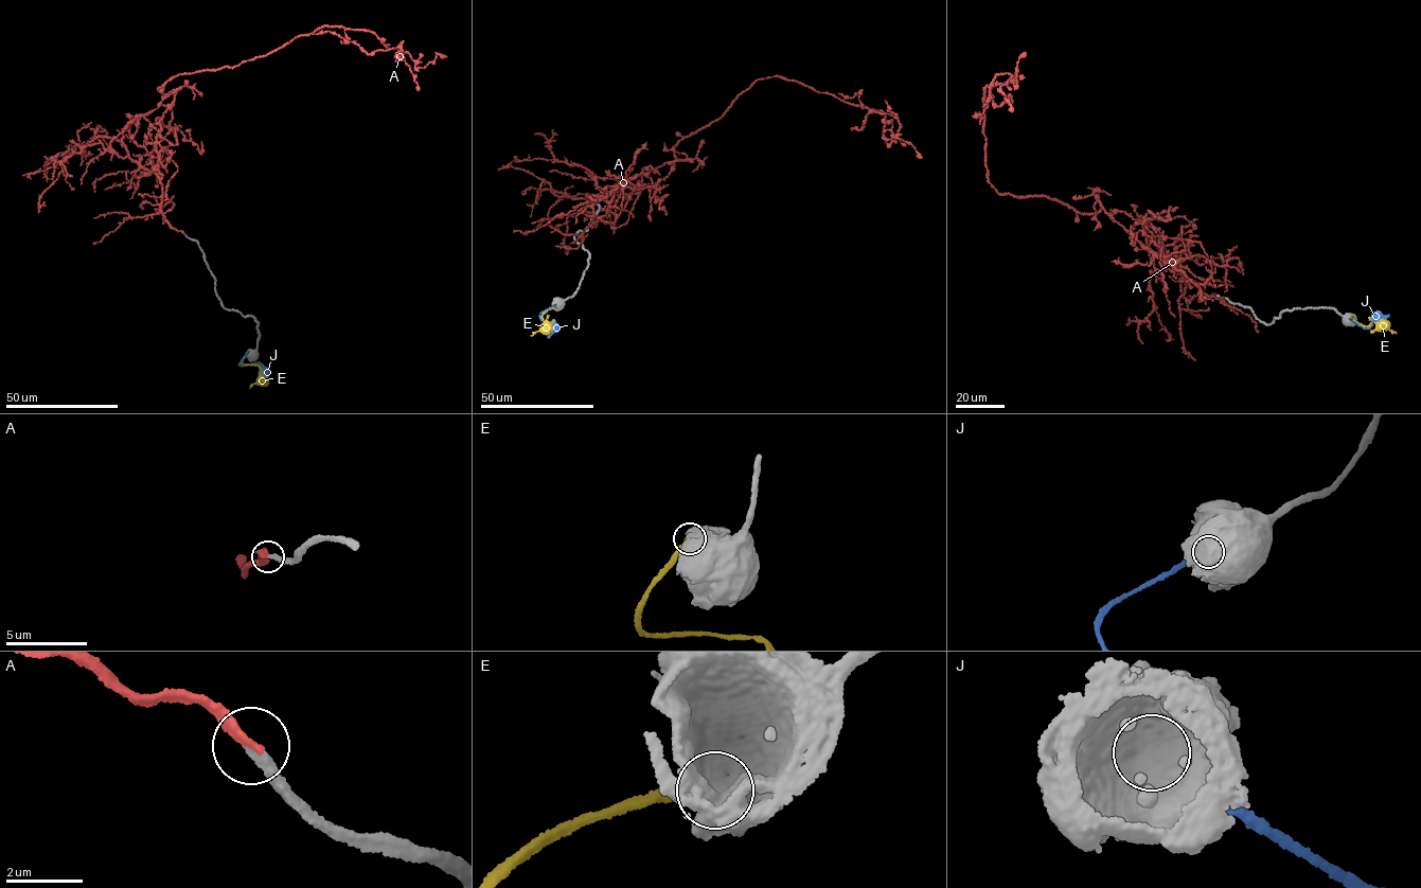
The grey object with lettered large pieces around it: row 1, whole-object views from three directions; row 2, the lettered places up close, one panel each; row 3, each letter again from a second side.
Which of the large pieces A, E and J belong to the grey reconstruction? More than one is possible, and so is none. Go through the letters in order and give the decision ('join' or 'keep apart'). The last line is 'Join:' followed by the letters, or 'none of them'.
A: join
E: keep apart
J: keep apart
Join: A

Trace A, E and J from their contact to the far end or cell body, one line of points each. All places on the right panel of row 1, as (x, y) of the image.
A: (1205, 298), (1099, 201), (1090, 214), (996, 191), (983, 90), (1008, 73), (991, 92), (996, 106), (1012, 100)
E: (1352, 316), (1366, 326), (1371, 320), (1369, 317), (1396, 333)
J: (1350, 319), (1368, 327), (1373, 319), (1371, 313), (1389, 316)

